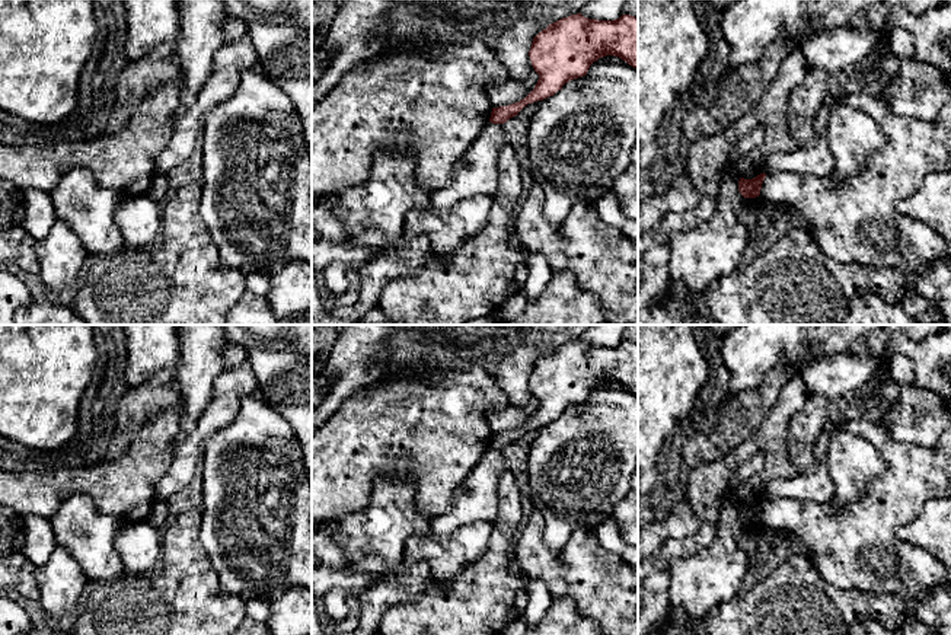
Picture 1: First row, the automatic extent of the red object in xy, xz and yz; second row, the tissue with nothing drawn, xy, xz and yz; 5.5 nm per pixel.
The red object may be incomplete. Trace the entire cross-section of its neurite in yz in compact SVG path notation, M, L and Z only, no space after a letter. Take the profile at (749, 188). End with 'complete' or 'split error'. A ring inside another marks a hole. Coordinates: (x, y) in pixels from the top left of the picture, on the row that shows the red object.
M760 173L753 179L740 178L738 191L744 198L756 198L760 195L762 184L766 178L766 173Z | complete

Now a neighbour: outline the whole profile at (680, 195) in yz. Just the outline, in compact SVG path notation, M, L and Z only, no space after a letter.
M679 169L676 178L667 185L664 197L639 195L638 207L638 237L655 227L663 217L671 213L680 213L698 205L701 200L699 191L693 186L689 175Z

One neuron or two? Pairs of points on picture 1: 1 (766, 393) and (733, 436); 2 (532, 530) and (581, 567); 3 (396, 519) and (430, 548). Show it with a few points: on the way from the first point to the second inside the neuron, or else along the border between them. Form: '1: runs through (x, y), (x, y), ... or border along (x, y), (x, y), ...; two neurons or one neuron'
1: runs through (756, 404), (734, 426); one neuron
2: runs through (535, 545), (561, 571), (567, 571); one neuron
3: border along (428, 530), (414, 533), (405, 542), (401, 562); two neurons

